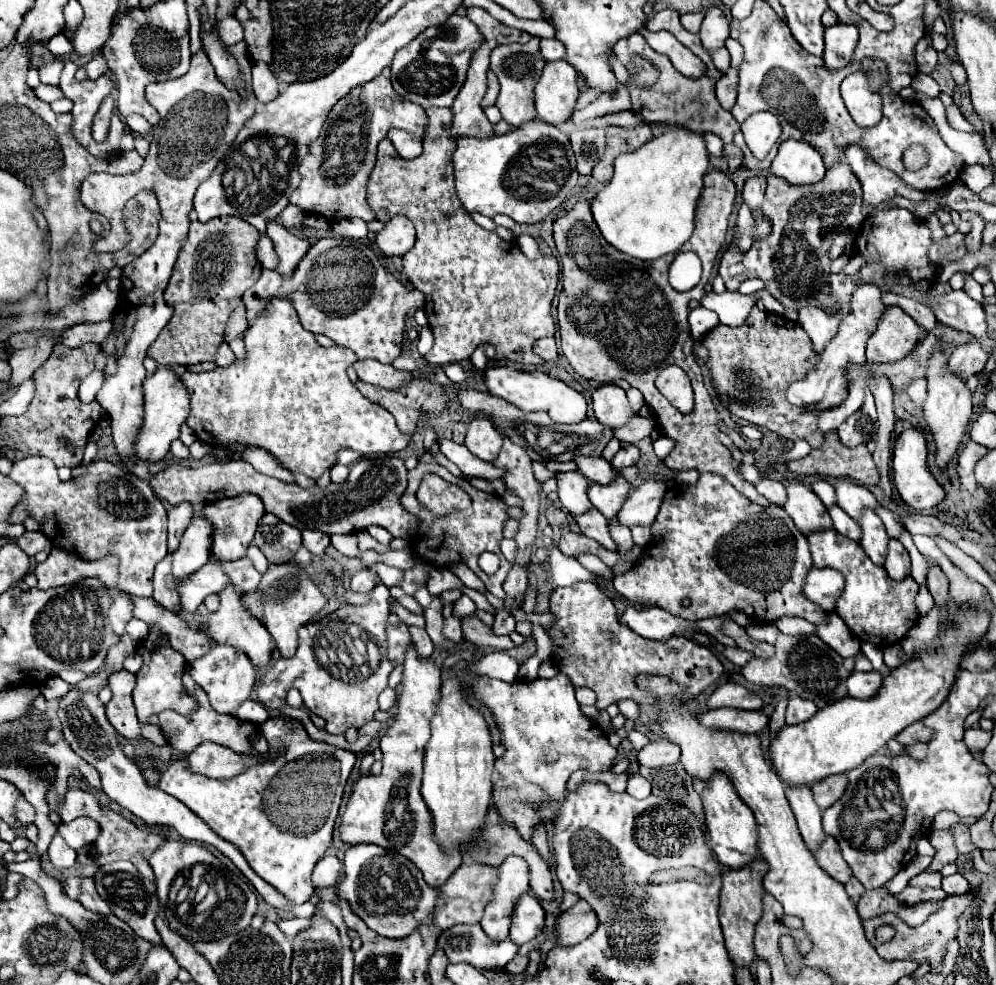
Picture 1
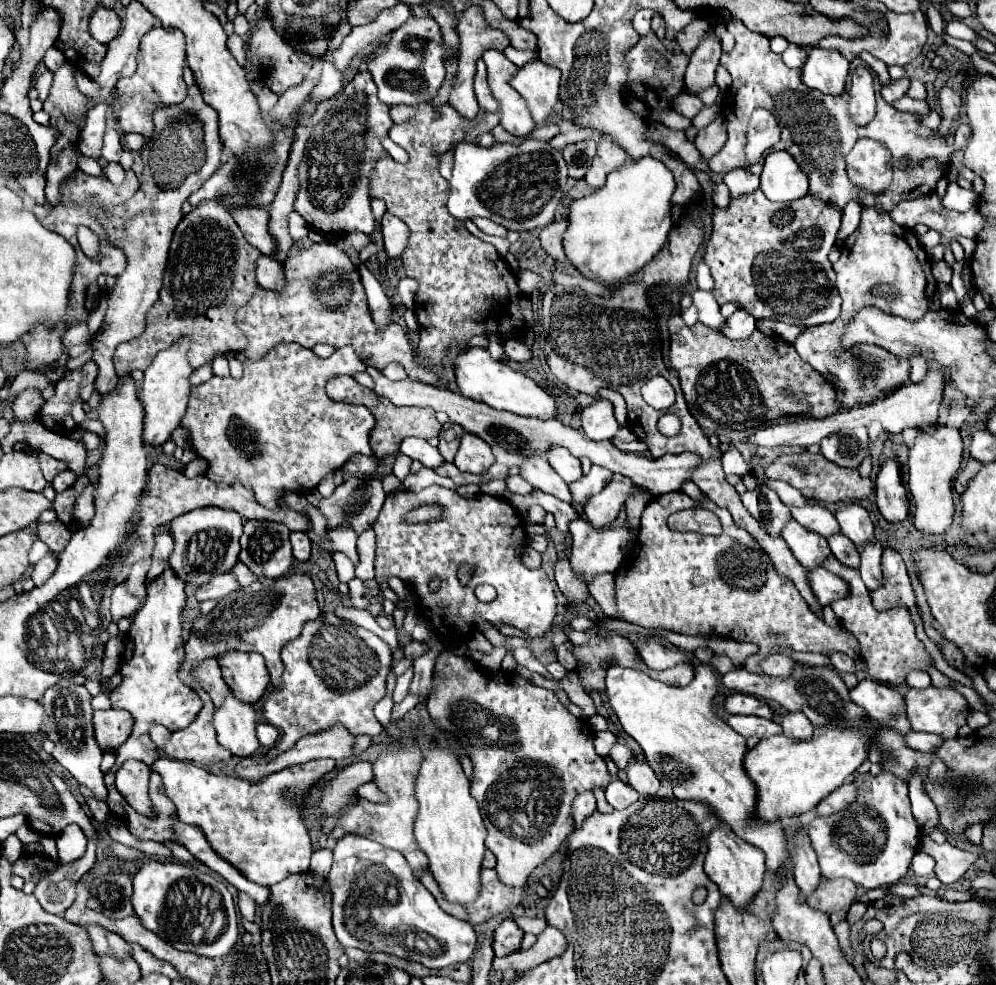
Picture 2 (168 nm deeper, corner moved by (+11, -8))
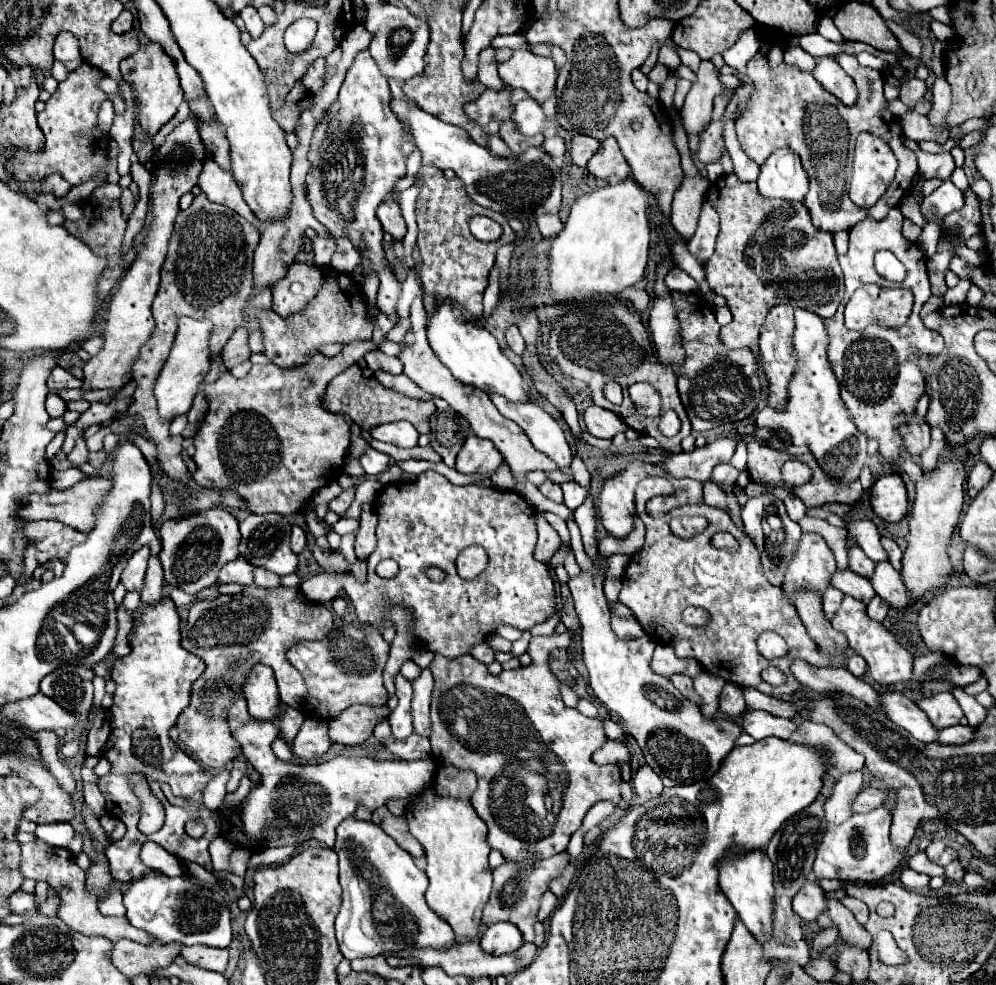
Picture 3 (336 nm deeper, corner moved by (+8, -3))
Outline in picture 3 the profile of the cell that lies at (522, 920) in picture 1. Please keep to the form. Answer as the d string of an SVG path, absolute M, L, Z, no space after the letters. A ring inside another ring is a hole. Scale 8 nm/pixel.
M497 922L495 926L489 926L481 936L481 948L485 952L507 954L515 952L521 944L523 936L519 934L519 928L511 922Z

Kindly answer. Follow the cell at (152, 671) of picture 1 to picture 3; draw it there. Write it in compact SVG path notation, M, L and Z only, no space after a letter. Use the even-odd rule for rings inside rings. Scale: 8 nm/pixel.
M161 596L159 602L149 604L139 616L137 628L129 638L131 654L119 658L111 670L111 678L117 684L115 702L109 708L113 732L103 748L103 756L111 762L111 772L99 780L99 790L105 796L107 814L115 814L115 818L119 818L127 826L125 836L109 846L111 874L113 878L123 882L131 882L149 874L151 868L143 866L143 862L139 860L139 850L145 840L161 844L167 852L175 854L181 860L197 862L203 868L211 870L211 856L207 852L207 846L213 838L219 836L219 814L207 810L201 800L201 792L213 776L193 758L189 758L181 748L177 748L173 740L169 740L169 728L177 722L181 710L191 704L191 686L197 678L201 678L205 670L205 662L199 656L183 650L179 622L181 618L177 614L177 606L169 596ZM129 772L143 772L153 794L165 806L165 824L159 832L151 836L141 834L137 828L139 800L133 796L127 784ZM163 784L169 784L175 796L191 798L193 804L189 808L169 804L161 790ZM187 820L201 820L205 824L205 834L201 838L191 838L185 832Z

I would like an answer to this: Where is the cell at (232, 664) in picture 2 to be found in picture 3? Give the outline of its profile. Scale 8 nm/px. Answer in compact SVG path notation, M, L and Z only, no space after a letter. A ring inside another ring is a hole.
M255 664L243 682L243 696L249 714L257 720L273 720L279 714L279 692L273 670L265 664Z

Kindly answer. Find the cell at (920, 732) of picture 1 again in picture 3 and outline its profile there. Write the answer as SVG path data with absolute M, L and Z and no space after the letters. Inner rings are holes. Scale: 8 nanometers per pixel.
M957 724L957 726L949 726L949 728L939 730L937 742L939 744L965 744L965 742L973 740L973 736L975 736L975 732L971 726Z

